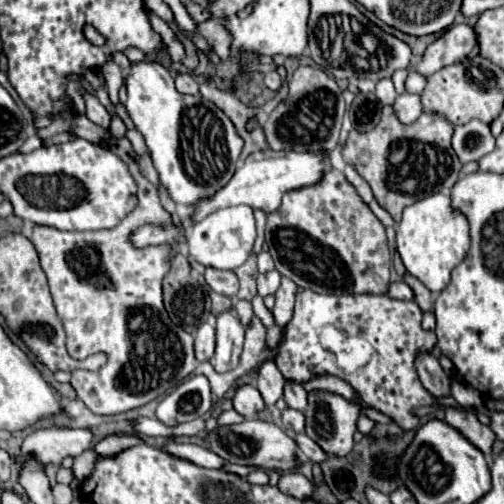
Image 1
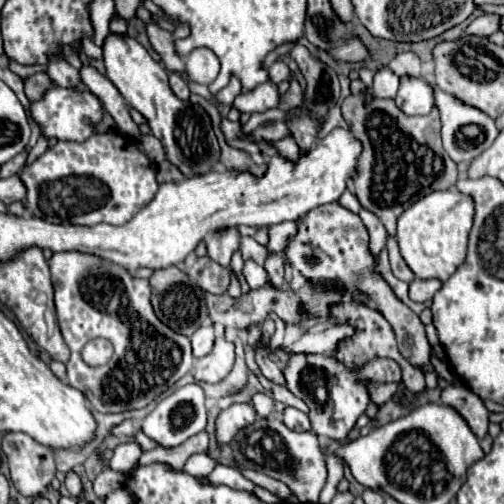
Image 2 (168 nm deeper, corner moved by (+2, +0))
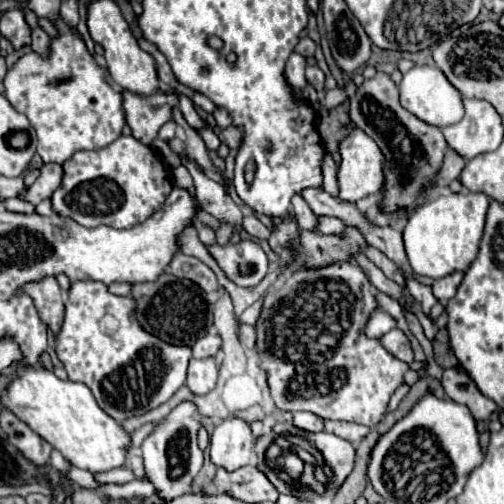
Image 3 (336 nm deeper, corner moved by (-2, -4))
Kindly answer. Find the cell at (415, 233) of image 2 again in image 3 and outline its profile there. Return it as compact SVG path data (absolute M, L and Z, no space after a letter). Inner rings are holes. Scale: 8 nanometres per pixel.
M450 193L418 207L404 227L404 247L410 267L418 275L442 279L454 271L468 269L478 255L486 225L490 197L484 193Z

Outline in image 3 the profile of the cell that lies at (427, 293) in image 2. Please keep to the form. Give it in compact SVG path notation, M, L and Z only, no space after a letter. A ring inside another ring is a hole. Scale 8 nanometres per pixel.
M456 271L456 273L452 273L452 275L444 277L444 279L434 281L432 293L438 297L440 303L446 303L448 299L452 299L452 297L456 295L456 289L458 289L458 285L462 283L464 275L466 275L466 271Z

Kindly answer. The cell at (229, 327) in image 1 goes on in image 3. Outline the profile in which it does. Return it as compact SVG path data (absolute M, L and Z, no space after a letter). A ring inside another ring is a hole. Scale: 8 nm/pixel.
M190 359L186 387L194 395L204 395L206 391L212 391L216 379L218 379L218 367L214 359Z

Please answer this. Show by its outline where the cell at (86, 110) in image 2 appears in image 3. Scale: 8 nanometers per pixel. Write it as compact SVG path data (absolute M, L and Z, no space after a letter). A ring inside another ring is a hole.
M62 17L54 21L54 27L58 31L58 37L50 39L50 51L48 57L42 57L40 53L26 53L22 55L12 69L8 69L4 77L4 95L10 101L10 105L24 113L30 121L30 125L38 133L38 155L44 163L58 163L62 165L68 161L76 151L80 149L102 149L116 141L122 135L122 127L126 125L126 113L122 107L124 95L120 89L116 89L108 81L108 69L100 67L98 61L88 53L80 33L72 27L68 27Z

